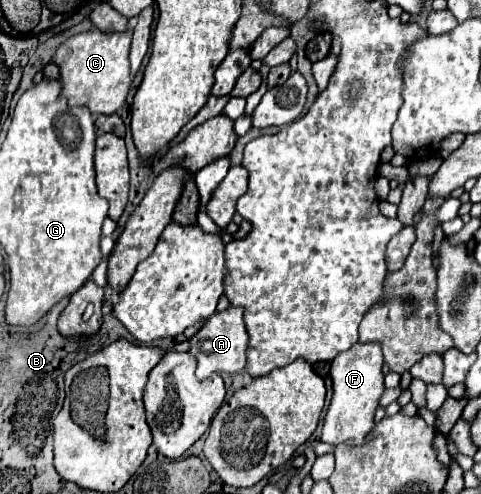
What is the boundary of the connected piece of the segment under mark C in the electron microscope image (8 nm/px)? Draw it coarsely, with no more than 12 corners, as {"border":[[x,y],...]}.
{"border":[[131,32],[63,42],[61,96],[115,114],[131,88]]}

